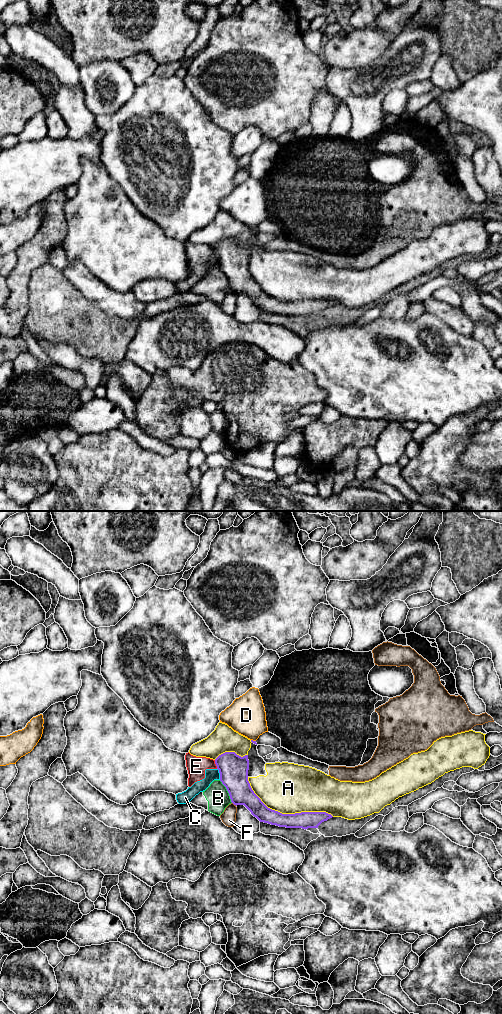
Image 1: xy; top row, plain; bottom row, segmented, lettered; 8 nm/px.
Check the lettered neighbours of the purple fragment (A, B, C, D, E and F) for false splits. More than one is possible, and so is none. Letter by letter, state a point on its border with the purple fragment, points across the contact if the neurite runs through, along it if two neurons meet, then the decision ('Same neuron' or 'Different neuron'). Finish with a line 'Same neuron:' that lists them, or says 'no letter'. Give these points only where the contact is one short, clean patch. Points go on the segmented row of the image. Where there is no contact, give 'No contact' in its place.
A: Touches purple at xy (286, 814). Different neuron
B: Touches purple at xy (227, 790). Boundary: xy (219, 780), (225, 787), (232, 802). Different neuron
C: Touches purple at xy (220, 774). Boundary: xy (217, 768), (220, 779). Different neuron
D: Touches purple at xy (252, 740). Different neuron
E: Touches purple at xy (215, 763). Boundary: xy (214, 760), (217, 768). Different neuron
F: Touches purple at xy (234, 804). Different neuron
Same neuron: no letter

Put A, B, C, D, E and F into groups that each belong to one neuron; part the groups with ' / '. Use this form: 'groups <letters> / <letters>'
groups A / B / C E / D / F

